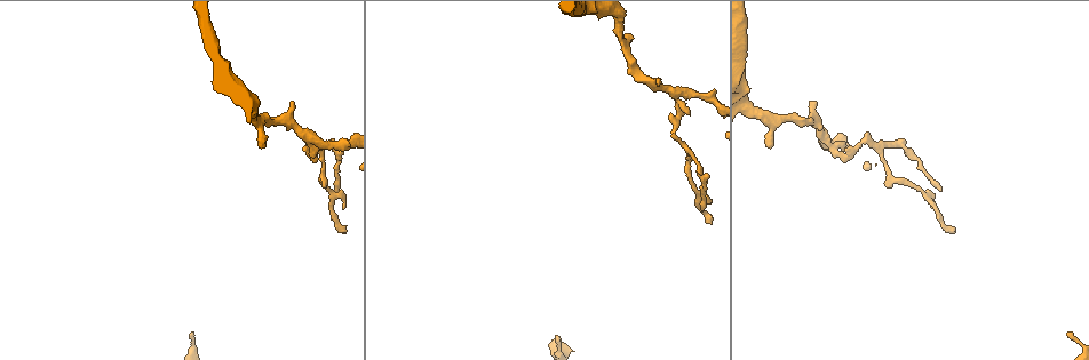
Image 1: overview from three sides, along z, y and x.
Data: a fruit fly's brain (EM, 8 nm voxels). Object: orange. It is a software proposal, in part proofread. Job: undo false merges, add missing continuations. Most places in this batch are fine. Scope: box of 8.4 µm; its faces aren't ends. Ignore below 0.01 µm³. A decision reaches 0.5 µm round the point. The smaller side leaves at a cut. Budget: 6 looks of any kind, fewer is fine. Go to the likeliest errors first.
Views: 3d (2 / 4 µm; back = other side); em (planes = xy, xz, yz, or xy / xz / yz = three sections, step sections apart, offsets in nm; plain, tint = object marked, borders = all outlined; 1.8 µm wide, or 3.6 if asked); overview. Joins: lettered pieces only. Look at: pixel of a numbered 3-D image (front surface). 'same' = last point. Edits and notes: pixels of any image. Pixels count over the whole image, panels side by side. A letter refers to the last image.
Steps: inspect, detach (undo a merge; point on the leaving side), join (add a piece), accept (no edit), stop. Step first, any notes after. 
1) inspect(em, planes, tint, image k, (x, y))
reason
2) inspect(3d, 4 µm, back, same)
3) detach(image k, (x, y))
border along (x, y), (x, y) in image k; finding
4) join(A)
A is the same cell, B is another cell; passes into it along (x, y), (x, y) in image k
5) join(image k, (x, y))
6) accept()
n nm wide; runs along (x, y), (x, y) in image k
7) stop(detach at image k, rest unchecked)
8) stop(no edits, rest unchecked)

inspect(3d, 2 µm, back, image 1, (557, 336))
long arm stops here

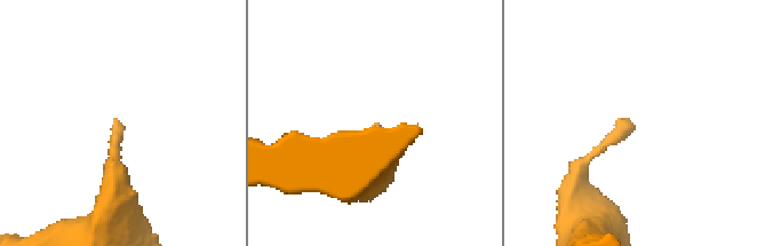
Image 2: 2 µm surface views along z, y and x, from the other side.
inspect(em, xy, step 8, borders, image 2, (119, 123))
now the EM

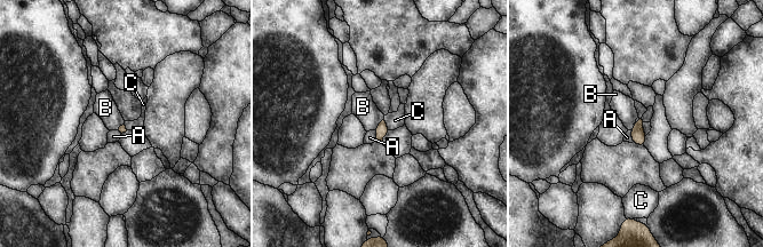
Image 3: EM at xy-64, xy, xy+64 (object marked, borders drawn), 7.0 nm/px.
inspect(em, planes, borders, same)
another direction

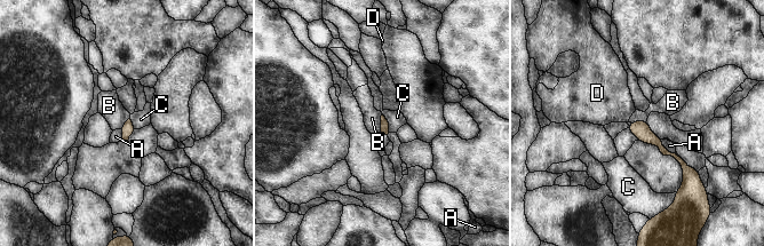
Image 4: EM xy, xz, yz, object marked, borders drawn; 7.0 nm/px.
accept()
A, B, C and D are other cells; border along (382, 114), (380, 131) in image 4; no lettered piece goes on from it

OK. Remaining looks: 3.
inspect(3d, 4 µm, image 1, (771, 148))
an open end

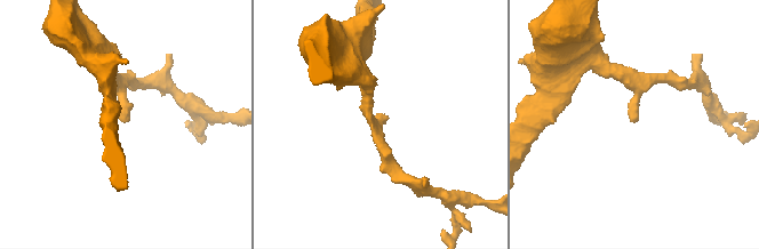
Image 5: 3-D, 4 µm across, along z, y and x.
inspect(em, planes, tint, image 5, (381, 119))
need the tissue

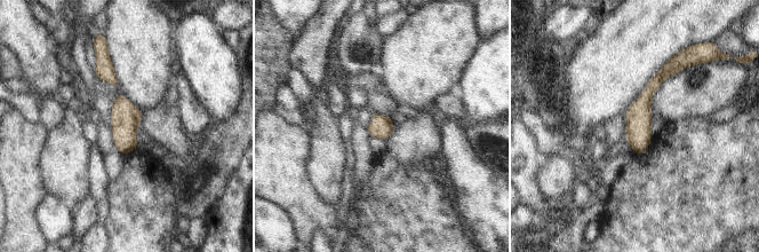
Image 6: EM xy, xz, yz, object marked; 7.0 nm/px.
inspect(em, planes, borders, same)
what lies round it

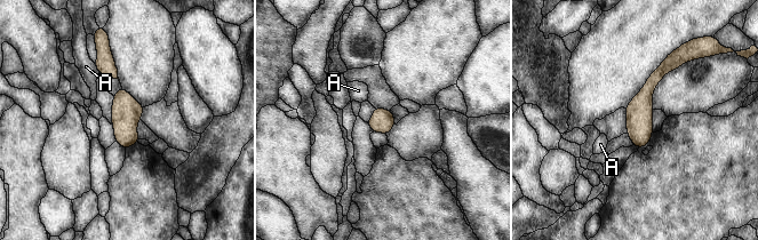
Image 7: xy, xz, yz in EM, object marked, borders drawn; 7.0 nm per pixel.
accept()
160 nm wide; A touches over 80 nm; A is another cell; no lettered piece goes on from it

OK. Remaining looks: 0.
stop(no edits, rest unchecked)

